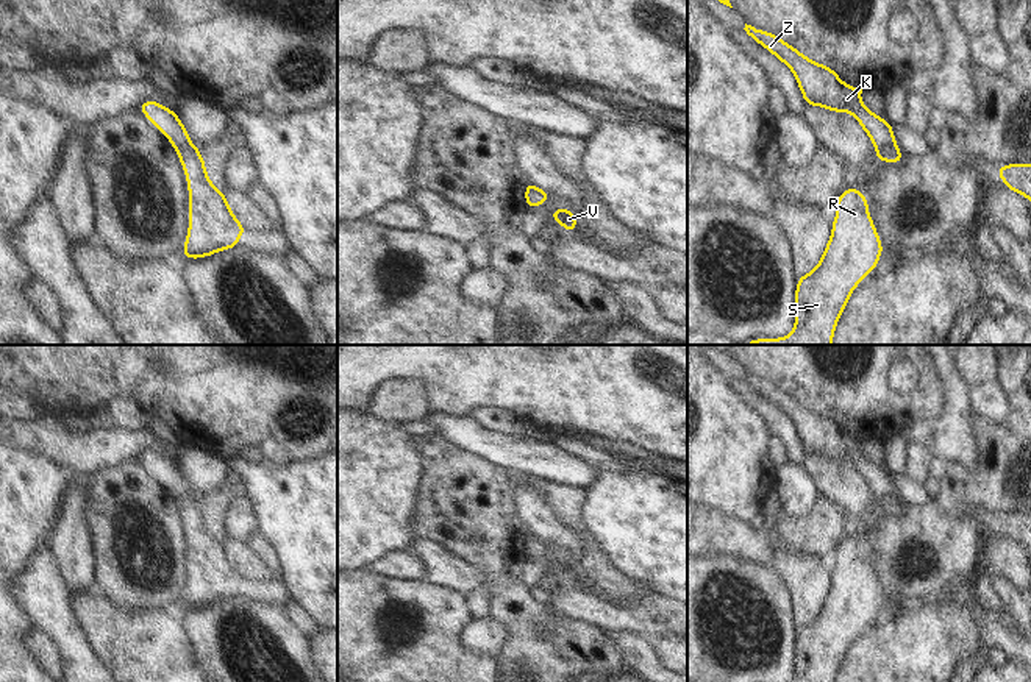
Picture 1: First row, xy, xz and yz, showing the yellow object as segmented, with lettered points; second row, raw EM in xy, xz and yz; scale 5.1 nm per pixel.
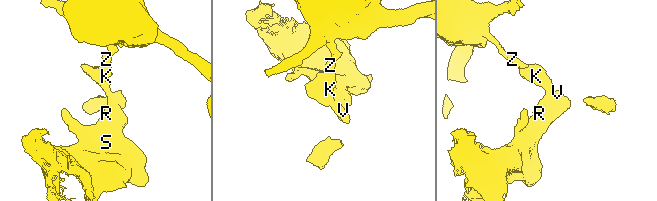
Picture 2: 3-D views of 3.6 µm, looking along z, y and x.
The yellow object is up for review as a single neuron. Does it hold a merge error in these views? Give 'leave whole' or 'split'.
split

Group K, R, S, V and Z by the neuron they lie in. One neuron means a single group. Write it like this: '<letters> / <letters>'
K Z / R S V

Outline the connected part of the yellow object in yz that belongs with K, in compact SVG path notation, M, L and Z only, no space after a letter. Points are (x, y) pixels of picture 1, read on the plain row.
M747 373L744 379L755 392L761 393L792 420L808 456L820 456L833 462L851 464L873 492L875 501L897 496L894 476L862 453L861 443L864 437L853 437L844 432L829 415L811 410L806 404L773 382Z

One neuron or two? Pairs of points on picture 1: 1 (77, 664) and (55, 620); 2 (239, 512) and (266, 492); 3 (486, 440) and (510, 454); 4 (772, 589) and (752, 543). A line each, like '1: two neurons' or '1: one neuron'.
1: one neuron
2: two neurons
3: one neuron
4: two neurons

